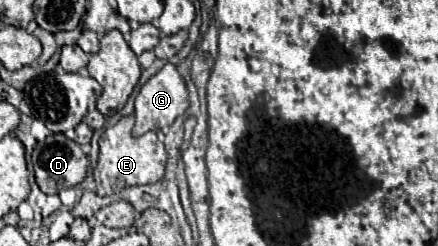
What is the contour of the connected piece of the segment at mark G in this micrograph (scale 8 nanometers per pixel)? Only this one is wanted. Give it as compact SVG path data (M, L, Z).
M166 64L158 74L154 74L138 92L136 96L136 124L132 134L142 136L146 132L160 132L164 126L170 126L180 114L184 114L188 108L188 90L178 74L174 64Z

